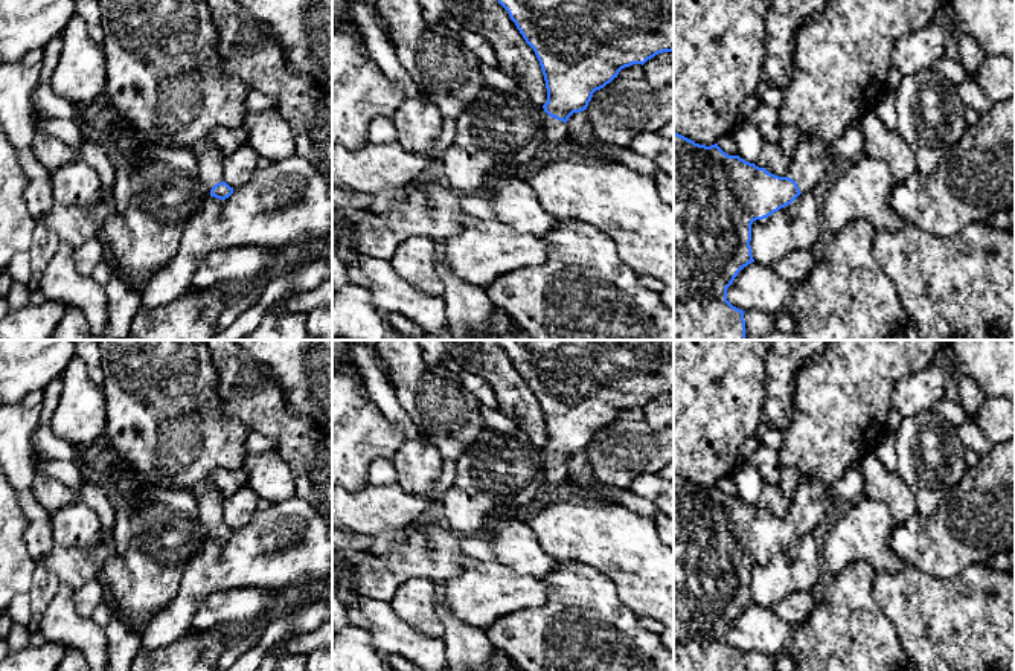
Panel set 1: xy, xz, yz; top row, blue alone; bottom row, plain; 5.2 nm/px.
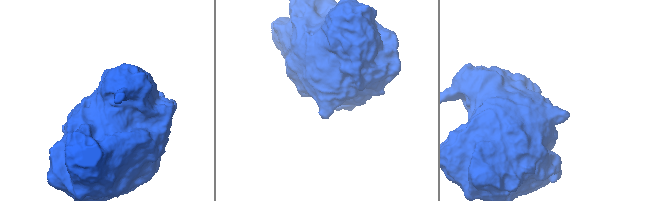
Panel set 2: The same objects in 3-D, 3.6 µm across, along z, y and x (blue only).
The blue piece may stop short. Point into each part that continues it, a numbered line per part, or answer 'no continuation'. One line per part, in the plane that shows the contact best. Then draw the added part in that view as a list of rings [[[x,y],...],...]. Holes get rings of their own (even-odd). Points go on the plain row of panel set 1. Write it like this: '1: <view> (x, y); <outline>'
1: xz (555, 473); [[[547,454],[544,458],[543,468],[543,499],[552,497],[553,490],[564,483],[568,476],[568,470],[562,462],[550,459]]]

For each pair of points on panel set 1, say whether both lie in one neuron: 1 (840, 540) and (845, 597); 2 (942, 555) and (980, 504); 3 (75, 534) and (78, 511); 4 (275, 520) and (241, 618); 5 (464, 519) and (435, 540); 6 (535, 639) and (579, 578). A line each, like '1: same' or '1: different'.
1: different
2: same
3: same
4: different
5: different
6: same

